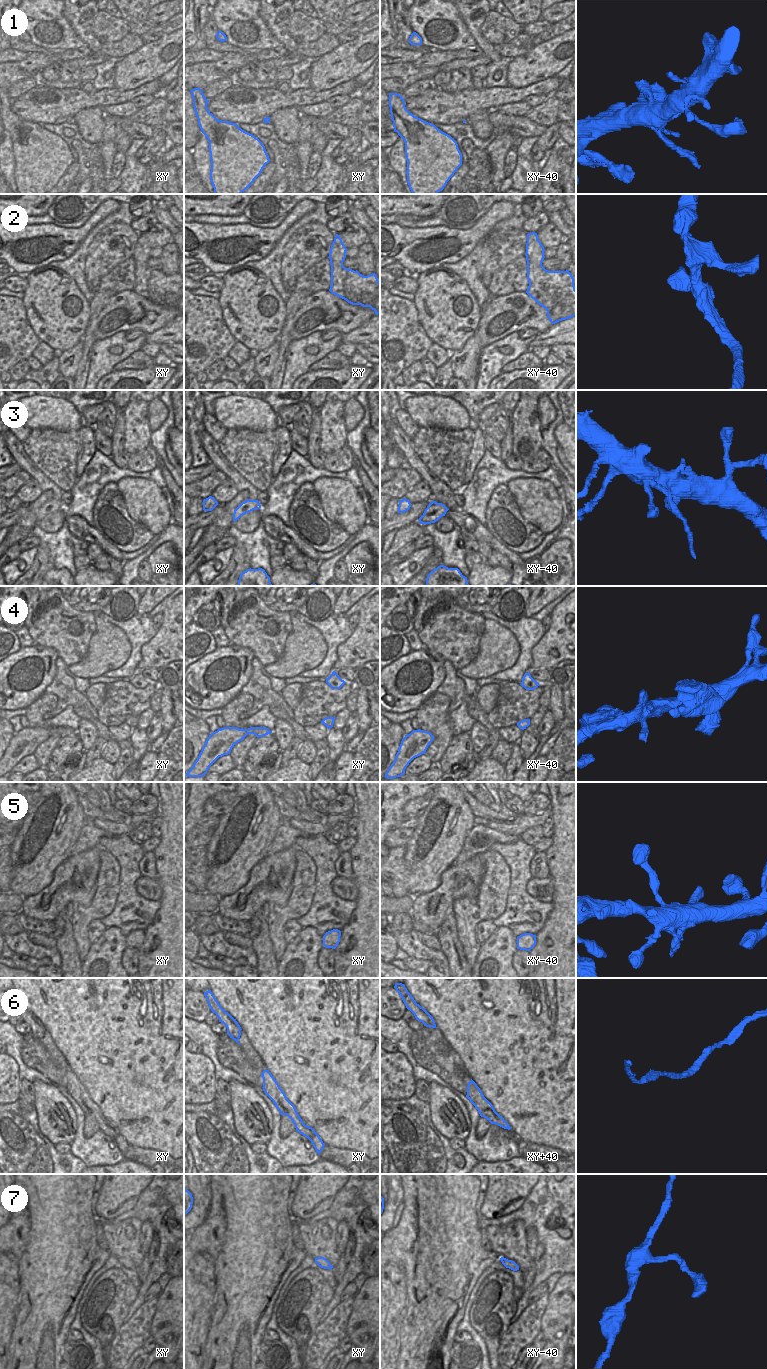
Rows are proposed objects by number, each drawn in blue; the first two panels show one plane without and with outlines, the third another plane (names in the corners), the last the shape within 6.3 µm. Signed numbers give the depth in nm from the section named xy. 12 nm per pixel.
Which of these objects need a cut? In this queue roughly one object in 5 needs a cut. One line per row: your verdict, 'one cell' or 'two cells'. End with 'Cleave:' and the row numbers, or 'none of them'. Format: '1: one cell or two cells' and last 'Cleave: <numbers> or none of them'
1: one cell
2: one cell
3: two cells
4: one cell
5: one cell
6: one cell
7: one cell
Cleave: 3

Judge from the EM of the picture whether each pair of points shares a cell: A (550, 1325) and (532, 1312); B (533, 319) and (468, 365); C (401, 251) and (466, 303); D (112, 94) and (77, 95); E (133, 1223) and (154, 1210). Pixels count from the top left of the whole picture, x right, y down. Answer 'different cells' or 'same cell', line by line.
A: different cells
B: same cell
C: different cells
D: same cell
E: different cells

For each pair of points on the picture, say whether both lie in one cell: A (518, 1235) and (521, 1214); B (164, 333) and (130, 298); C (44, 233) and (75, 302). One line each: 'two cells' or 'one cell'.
A: two cells
B: two cells
C: two cells

